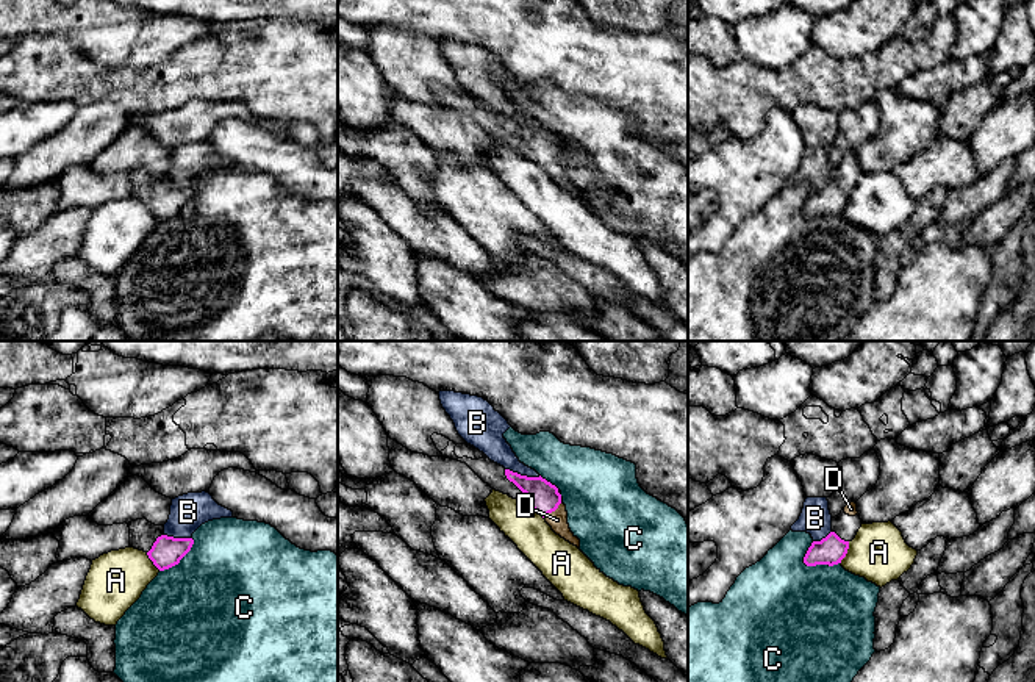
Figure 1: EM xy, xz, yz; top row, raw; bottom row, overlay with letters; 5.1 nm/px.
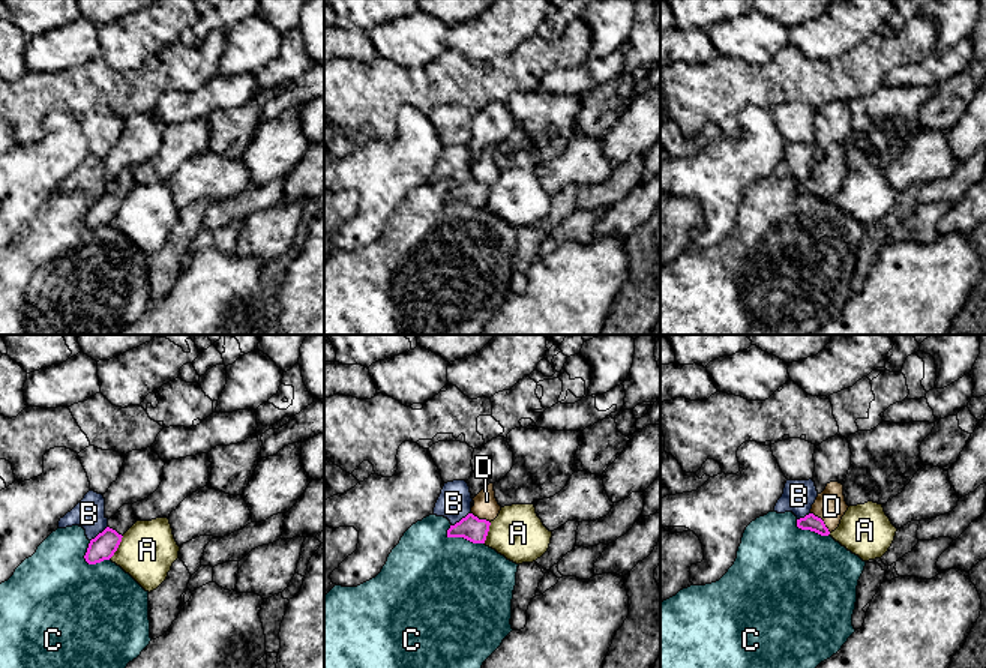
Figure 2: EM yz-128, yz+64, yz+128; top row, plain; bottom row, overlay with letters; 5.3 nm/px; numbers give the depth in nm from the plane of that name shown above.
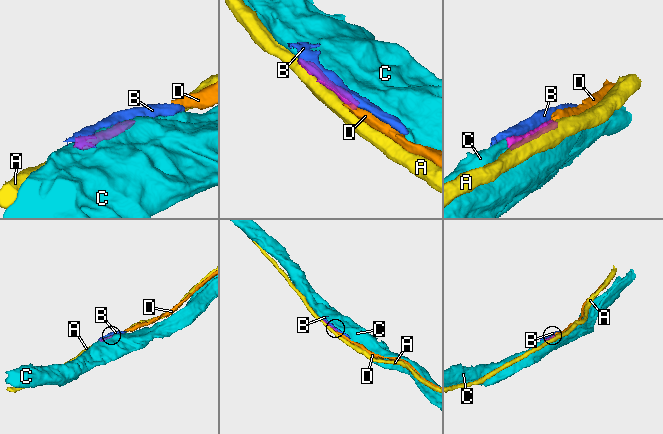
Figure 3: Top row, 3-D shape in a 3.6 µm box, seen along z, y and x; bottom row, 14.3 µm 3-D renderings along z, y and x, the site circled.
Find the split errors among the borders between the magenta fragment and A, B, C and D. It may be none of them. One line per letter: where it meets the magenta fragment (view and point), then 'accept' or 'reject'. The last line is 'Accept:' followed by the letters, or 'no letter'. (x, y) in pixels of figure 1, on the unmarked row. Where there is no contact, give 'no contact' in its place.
A: contact yz (846, 202); reject
B: contact xz (522, 125); reject
C: contact yz (820, 213); reject
D: contact xz (552, 160); accept
Accept: D

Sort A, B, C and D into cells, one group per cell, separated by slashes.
A / B / C / D

